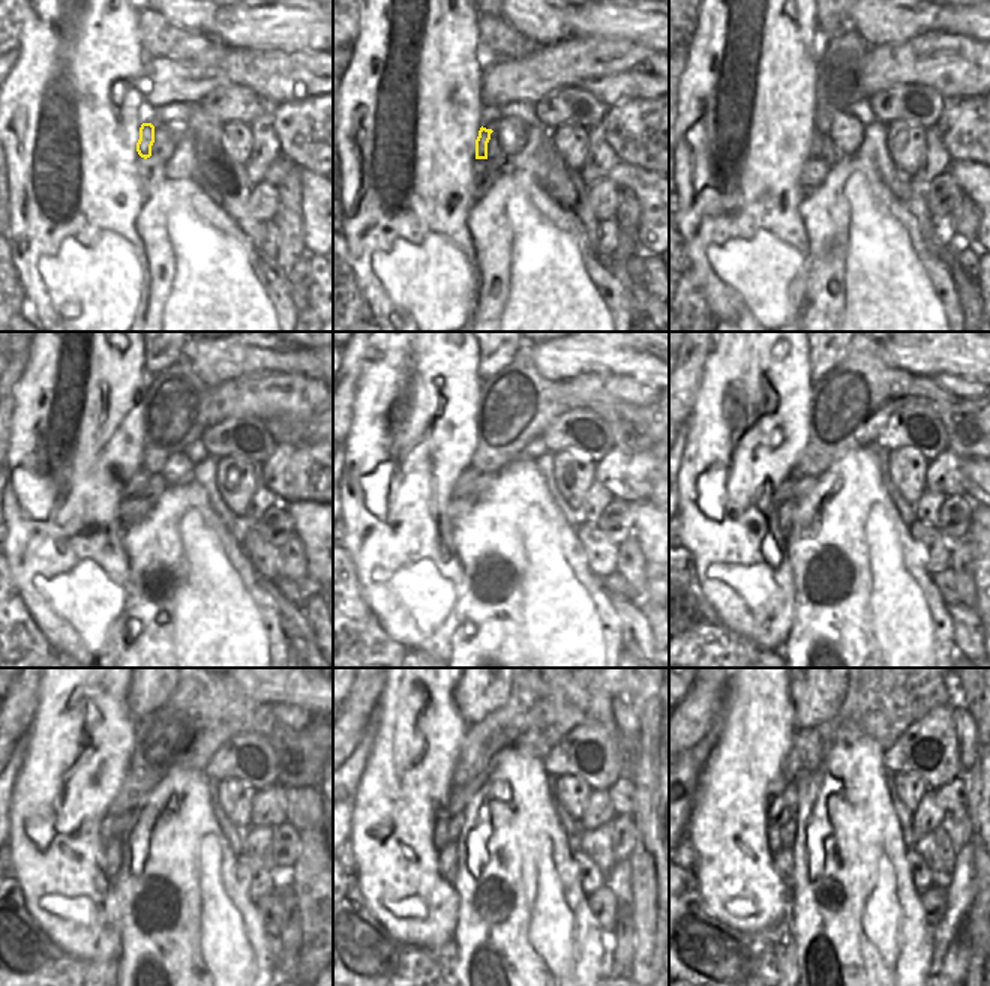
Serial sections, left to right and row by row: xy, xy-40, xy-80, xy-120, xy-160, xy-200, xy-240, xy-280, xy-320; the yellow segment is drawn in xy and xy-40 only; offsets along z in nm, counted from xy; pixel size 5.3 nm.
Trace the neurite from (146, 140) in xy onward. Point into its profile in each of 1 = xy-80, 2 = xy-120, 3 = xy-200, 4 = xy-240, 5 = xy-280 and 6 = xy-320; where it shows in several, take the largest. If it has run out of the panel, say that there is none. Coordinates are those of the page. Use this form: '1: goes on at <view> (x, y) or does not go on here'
1: goes on at xy-80 (816, 144)
2: goes on at xy-120 (140, 480)
3: goes on at xy-200 (786, 491)
4: goes on at xy-240 (107, 833)
5: goes on at xy-280 (441, 826)
6: goes on at xy-320 (774, 832)

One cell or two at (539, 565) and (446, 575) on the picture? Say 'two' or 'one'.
two

